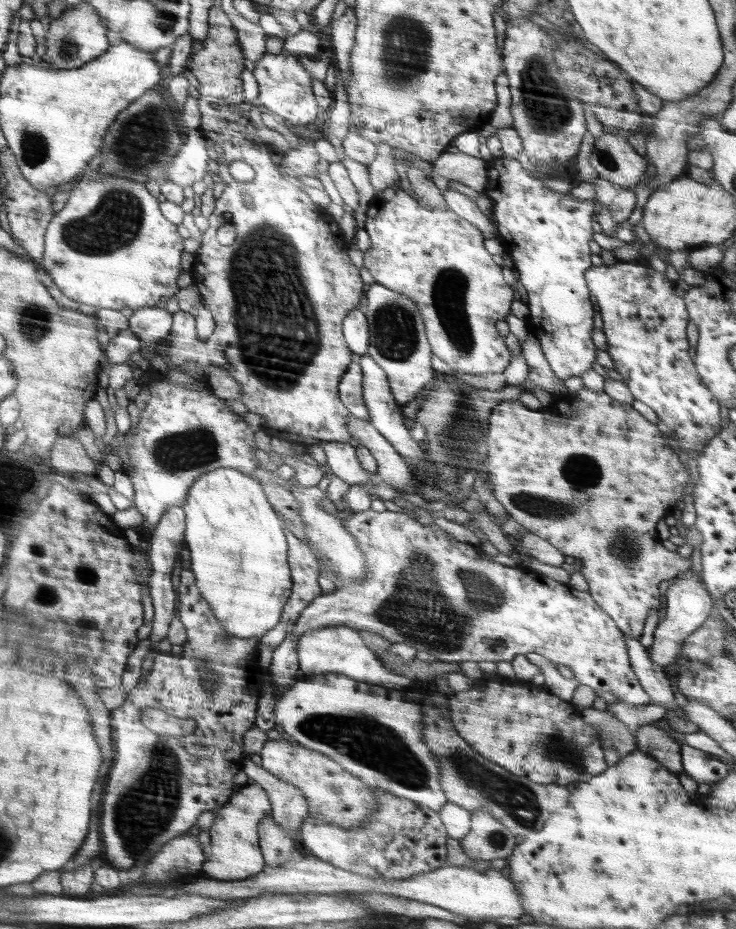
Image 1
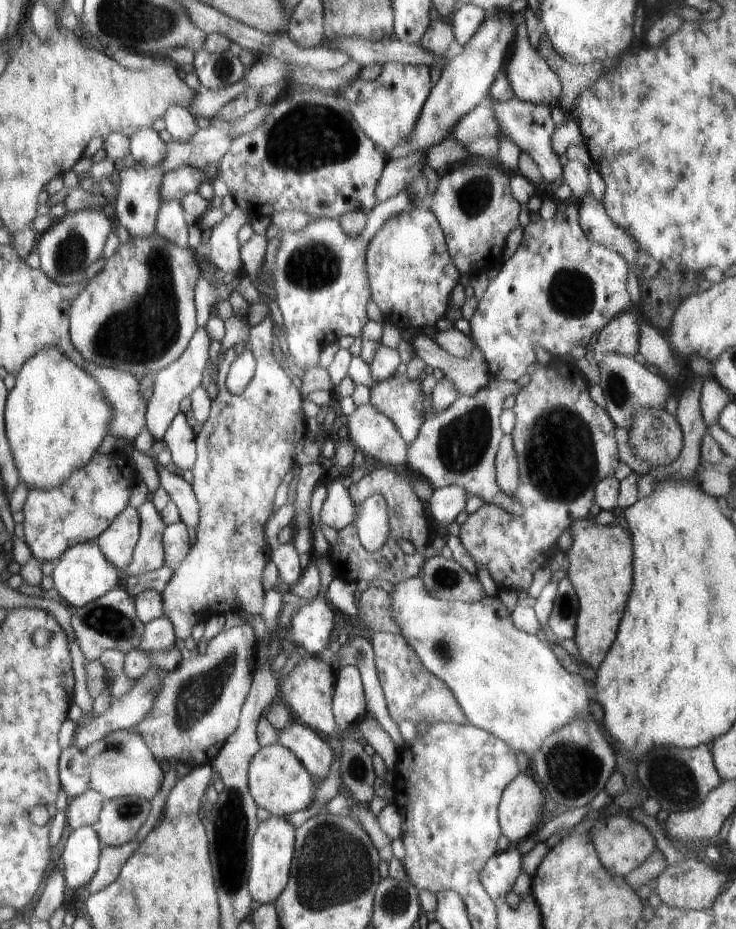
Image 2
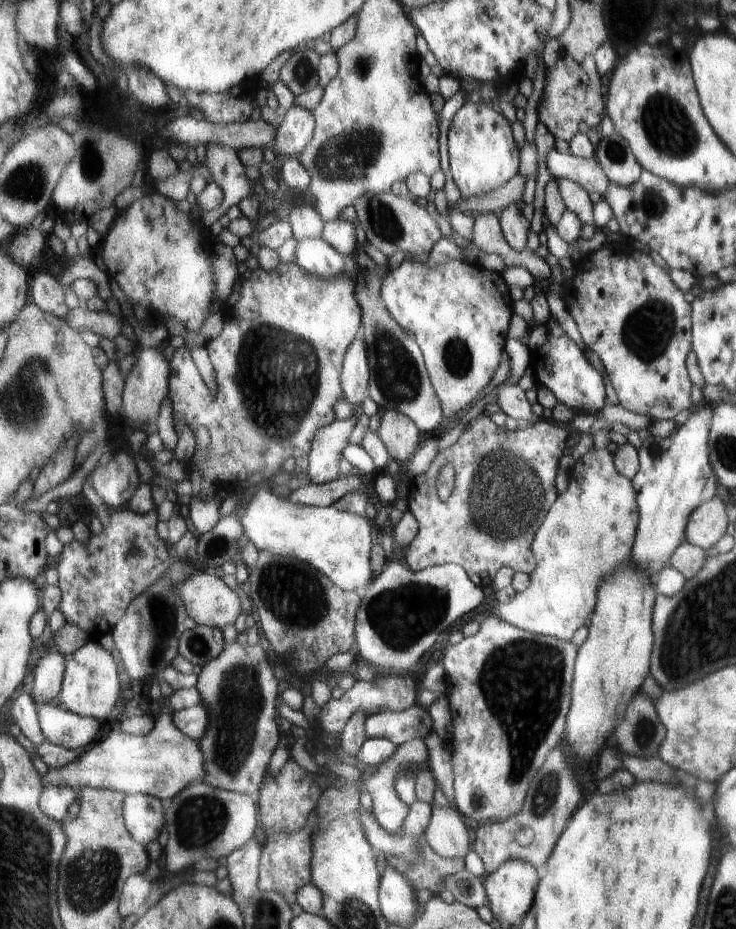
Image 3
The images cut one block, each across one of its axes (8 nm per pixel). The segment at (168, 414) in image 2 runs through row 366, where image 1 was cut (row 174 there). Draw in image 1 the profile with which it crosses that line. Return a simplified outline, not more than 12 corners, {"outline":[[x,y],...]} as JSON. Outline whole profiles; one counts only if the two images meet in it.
{"outline":[[200,129],[169,162],[170,181],[193,187],[215,171],[218,155]]}

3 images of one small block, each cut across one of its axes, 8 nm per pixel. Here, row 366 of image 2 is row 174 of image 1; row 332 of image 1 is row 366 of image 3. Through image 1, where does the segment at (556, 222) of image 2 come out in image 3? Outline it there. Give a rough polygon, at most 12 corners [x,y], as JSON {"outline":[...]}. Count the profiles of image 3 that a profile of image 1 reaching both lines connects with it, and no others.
{"outline":[[547,334],[535,378],[575,414],[598,414],[604,382],[580,348]]}

